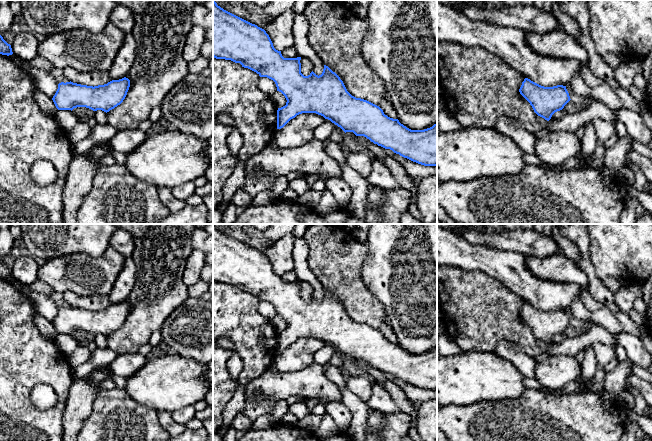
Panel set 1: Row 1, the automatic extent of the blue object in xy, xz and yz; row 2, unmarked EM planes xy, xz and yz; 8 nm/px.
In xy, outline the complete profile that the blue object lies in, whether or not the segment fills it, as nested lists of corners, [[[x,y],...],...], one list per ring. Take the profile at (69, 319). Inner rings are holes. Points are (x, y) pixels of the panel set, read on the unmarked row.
[[[126,301],[104,309],[87,310],[73,306],[61,306],[52,324],[58,334],[86,331],[93,335],[109,336],[125,323],[130,311]]]

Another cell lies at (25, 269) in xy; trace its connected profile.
[[[29,254],[22,255],[15,259],[11,268],[13,278],[23,285],[33,284],[38,280],[39,266]]]

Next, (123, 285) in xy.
[[[131,257],[125,258],[122,270],[119,272],[113,288],[108,295],[112,304],[127,300],[136,281],[136,265]]]

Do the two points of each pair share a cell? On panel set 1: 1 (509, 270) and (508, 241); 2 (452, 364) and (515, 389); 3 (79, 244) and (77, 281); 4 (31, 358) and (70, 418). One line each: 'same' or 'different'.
1: different
2: same
3: different
4: different

